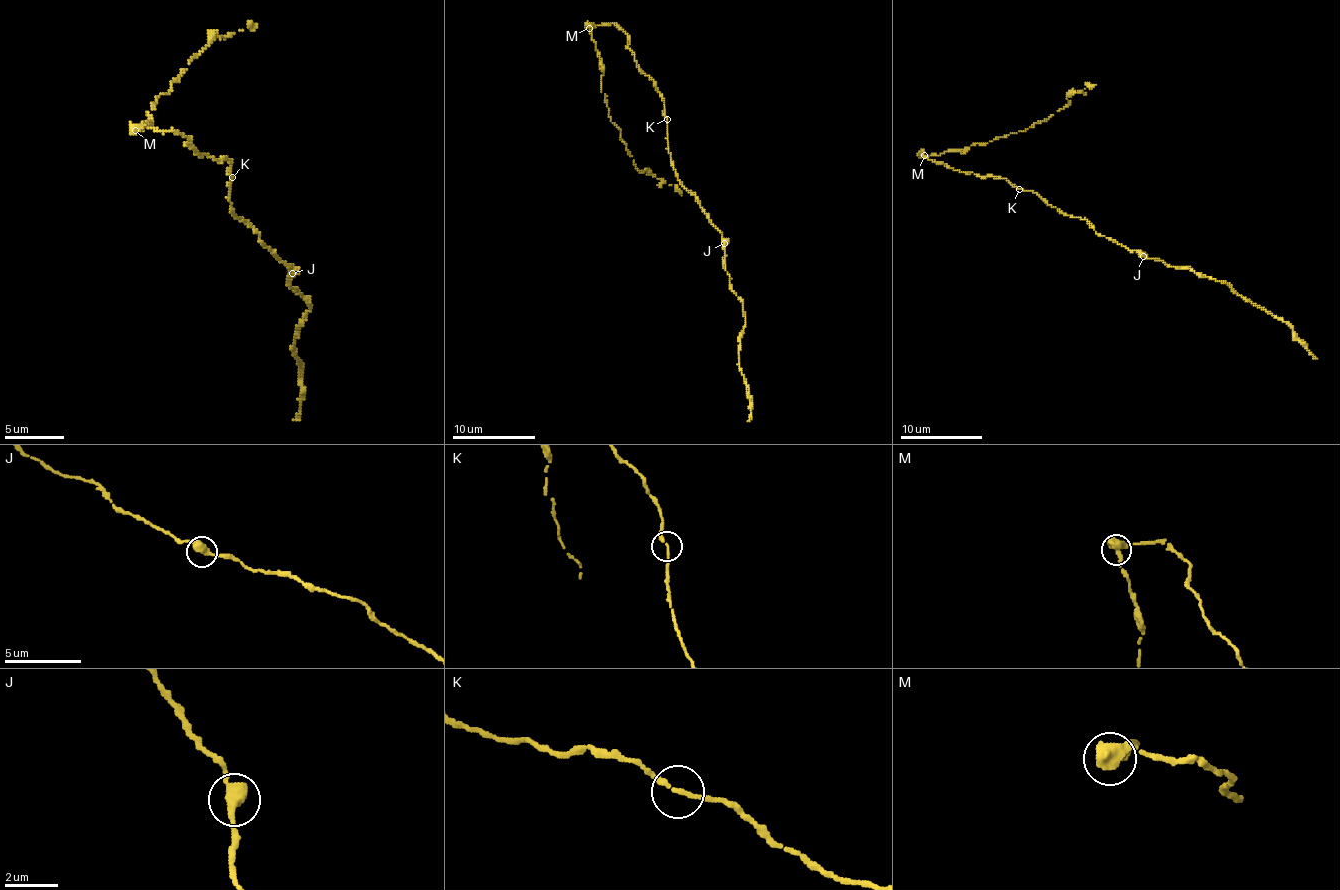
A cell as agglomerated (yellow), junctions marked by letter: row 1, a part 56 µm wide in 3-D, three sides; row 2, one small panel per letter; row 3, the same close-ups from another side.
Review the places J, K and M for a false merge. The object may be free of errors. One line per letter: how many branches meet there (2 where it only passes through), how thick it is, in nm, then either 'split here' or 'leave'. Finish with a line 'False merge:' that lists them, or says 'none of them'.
J: 2 | 400 nm | leave
K: 2 | 180 nm | leave
M: 2 | 480 nm | split here
False merge: M

